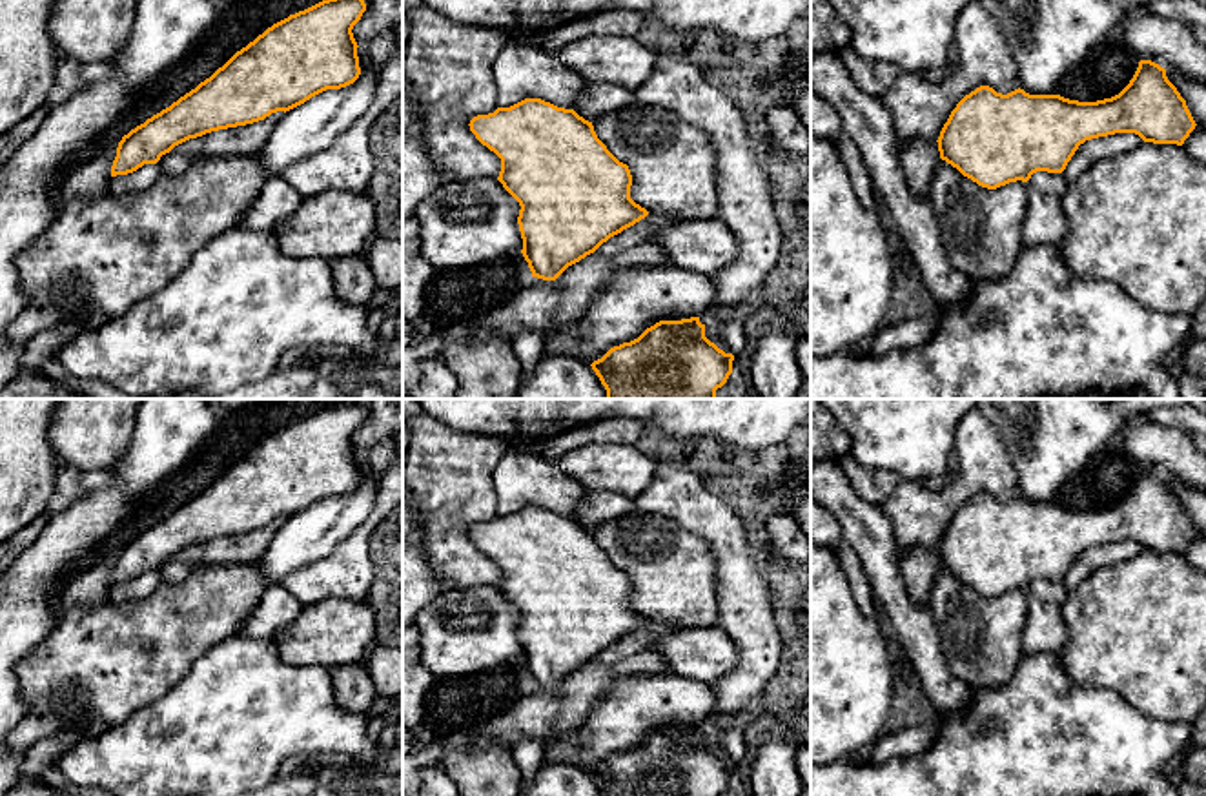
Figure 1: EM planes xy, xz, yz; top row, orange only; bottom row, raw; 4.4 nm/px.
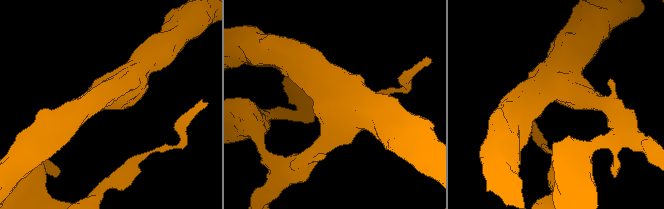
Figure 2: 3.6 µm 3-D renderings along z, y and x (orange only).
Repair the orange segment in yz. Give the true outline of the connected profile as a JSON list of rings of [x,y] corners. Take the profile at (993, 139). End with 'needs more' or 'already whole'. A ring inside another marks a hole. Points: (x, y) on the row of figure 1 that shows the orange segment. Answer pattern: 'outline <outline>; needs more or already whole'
outline [[[1140,60],[1133,78],[1119,95],[1097,102],[1078,102],[1060,95],[1029,95],[1020,87],[1002,95],[989,86],[980,86],[956,104],[936,142],[942,160],[978,186],[996,189],[1017,180],[1027,182],[1037,171],[1062,173],[1078,146],[1091,138],[1135,133],[1144,142],[1182,146],[1195,126],[1186,100],[1168,80],[1166,69],[1151,60]]]; already whole

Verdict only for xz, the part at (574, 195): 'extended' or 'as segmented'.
as segmented

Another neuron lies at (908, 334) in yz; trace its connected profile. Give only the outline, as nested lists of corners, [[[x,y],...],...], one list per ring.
[[[938,315],[907,319],[896,324],[884,324],[871,339],[869,355],[885,355],[893,350],[924,346],[938,328]]]

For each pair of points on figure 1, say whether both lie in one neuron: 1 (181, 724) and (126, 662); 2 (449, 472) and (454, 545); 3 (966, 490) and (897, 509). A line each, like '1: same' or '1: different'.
1: different
2: same
3: same

